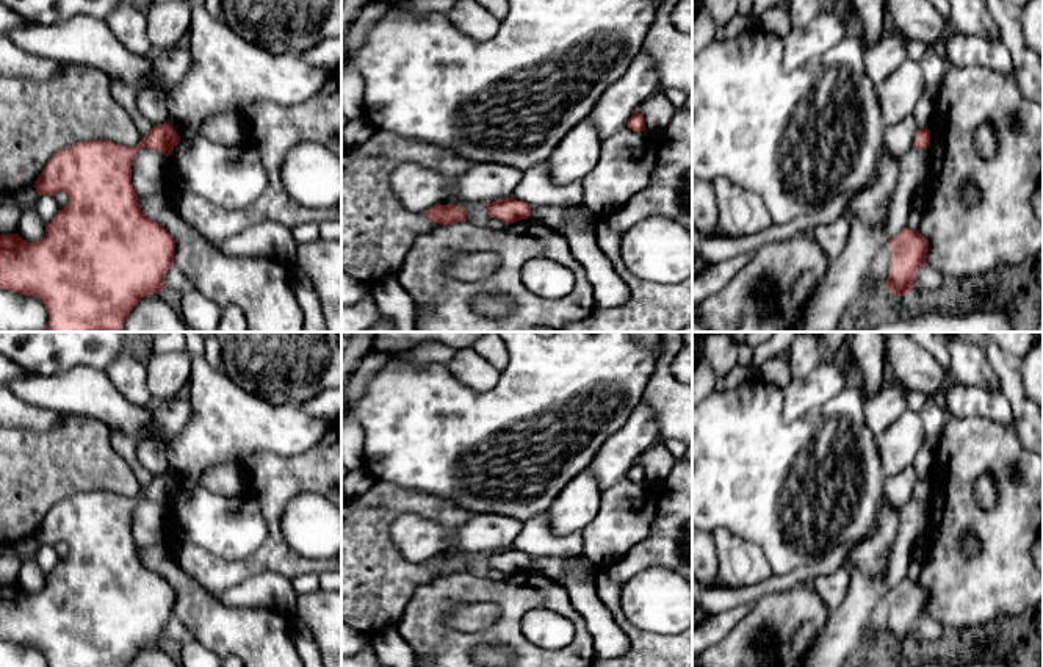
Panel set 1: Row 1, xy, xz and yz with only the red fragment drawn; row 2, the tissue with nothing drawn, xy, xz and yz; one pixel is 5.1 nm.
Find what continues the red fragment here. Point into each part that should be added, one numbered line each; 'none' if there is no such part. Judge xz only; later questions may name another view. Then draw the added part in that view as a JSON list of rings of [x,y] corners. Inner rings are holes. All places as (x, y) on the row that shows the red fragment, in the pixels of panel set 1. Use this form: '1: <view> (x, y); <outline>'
none

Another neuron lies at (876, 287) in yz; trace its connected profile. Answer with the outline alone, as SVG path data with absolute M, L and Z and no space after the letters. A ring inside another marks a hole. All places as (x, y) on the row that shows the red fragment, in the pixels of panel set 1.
M880 260L863 288L861 302L880 301L886 294L886 276Z

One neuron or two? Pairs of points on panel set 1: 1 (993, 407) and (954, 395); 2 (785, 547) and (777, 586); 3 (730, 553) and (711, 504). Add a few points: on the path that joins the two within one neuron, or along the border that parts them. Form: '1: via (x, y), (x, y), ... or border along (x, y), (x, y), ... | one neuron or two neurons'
1: via (984, 403), (963, 401) | one neuron
2: border along (813, 564), (774, 575) | two neurons
3: border along (711, 531), (725, 528), (743, 539), (755, 542) | two neurons

